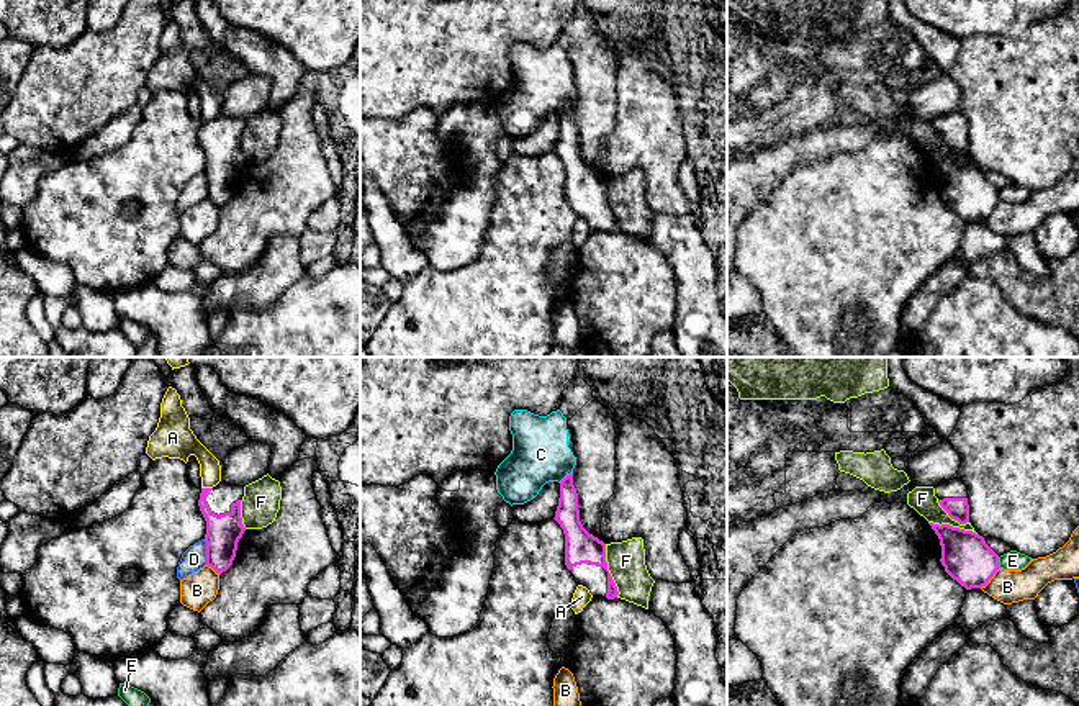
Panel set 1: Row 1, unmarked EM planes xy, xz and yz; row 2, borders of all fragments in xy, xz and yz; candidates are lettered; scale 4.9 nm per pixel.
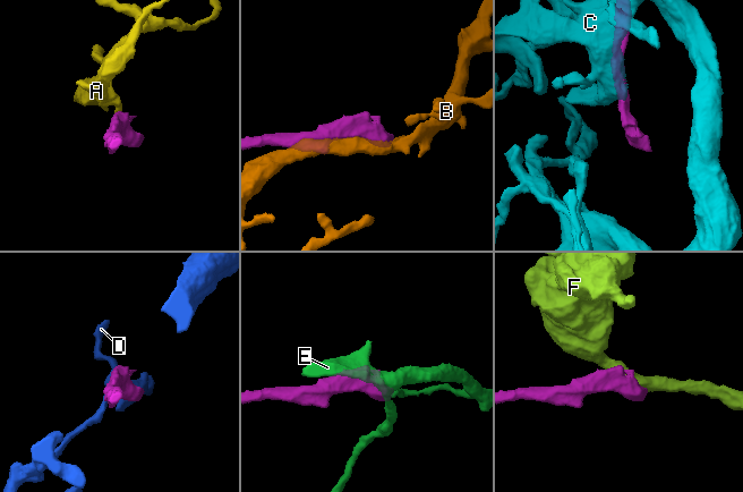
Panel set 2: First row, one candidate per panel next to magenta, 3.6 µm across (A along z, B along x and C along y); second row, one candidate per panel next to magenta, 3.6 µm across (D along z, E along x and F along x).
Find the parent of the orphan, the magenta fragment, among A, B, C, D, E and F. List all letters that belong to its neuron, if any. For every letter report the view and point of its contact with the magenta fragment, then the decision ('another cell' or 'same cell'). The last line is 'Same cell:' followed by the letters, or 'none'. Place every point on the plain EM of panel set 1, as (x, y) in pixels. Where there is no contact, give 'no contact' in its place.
A: contact xy (207, 122); another cell
B: contact yz (991, 210); another cell
C: contact xz (567, 108); another cell
D: contact xy (207, 185); another cell
E: contact yz (997, 195); another cell
F: contact yz (957, 153); another cell
Same cell: none

